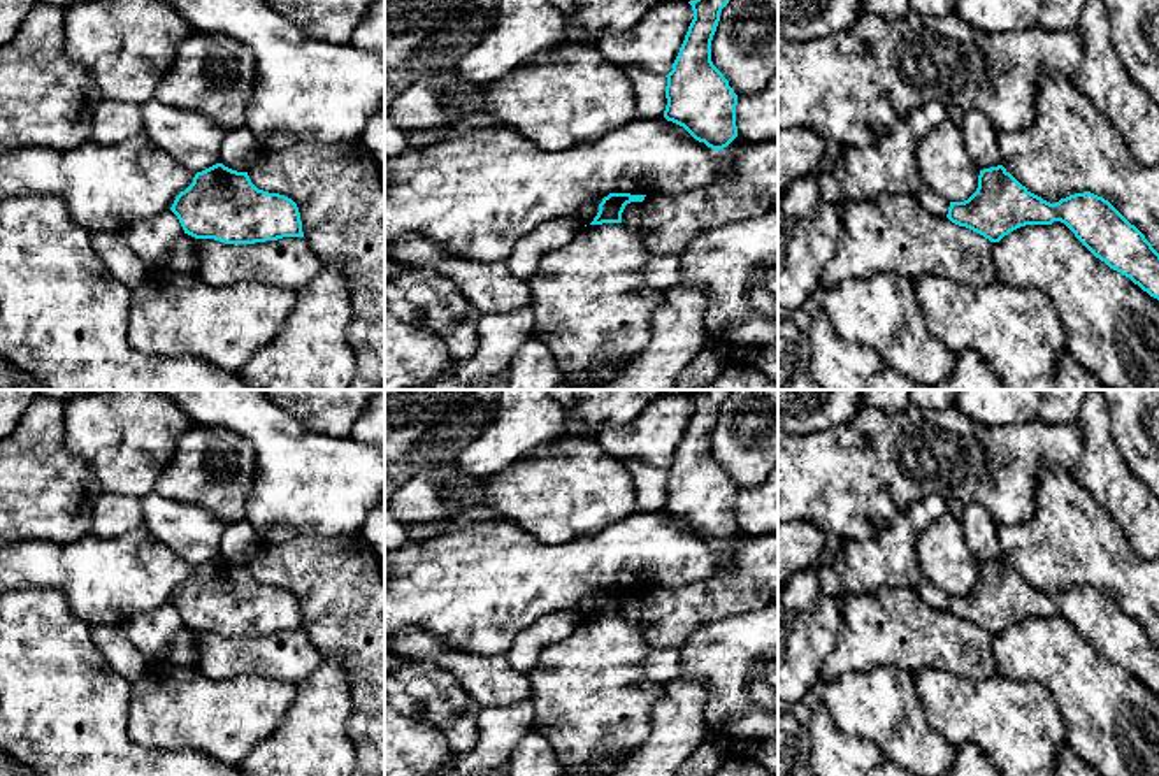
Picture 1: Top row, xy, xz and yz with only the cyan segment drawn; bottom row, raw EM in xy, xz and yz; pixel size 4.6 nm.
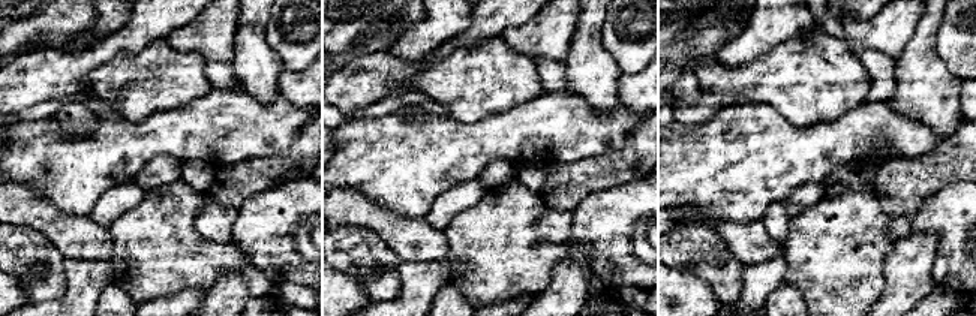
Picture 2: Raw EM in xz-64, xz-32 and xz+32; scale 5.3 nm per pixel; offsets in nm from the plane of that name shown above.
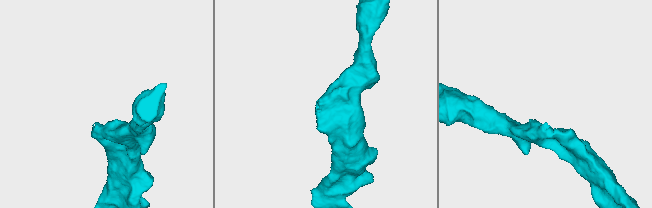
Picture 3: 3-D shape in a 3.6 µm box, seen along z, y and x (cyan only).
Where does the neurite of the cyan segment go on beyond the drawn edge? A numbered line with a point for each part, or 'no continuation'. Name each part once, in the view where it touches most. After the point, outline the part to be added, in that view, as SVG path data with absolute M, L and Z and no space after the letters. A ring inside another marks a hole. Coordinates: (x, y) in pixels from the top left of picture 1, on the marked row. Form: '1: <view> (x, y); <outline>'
no continuation

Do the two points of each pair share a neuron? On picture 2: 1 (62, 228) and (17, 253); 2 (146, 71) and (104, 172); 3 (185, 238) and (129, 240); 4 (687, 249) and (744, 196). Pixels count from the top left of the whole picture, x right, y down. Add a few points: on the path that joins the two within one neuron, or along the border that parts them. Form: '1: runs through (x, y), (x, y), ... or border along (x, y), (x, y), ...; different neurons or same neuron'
1: border along (15, 228), (41, 232), (65, 256); different neurons
2: border along (159, 111), (144, 120), (123, 120); different neurons
3: runs through (171, 240), (143, 240); same neuron
4: border along (699, 223), (681, 223), (673, 229); different neurons

